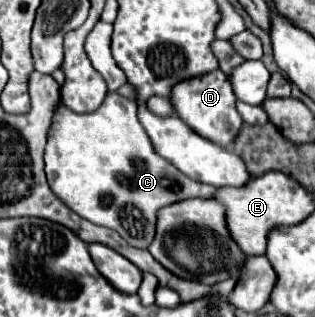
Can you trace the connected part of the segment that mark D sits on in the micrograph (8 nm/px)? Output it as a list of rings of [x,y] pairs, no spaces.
[[[213,71],[189,81],[183,81],[179,85],[173,87],[173,95],[171,95],[171,103],[177,111],[177,115],[199,135],[211,139],[213,143],[221,145],[221,147],[229,147],[233,145],[243,119],[235,109],[235,93],[231,87],[229,77],[223,71]]]

